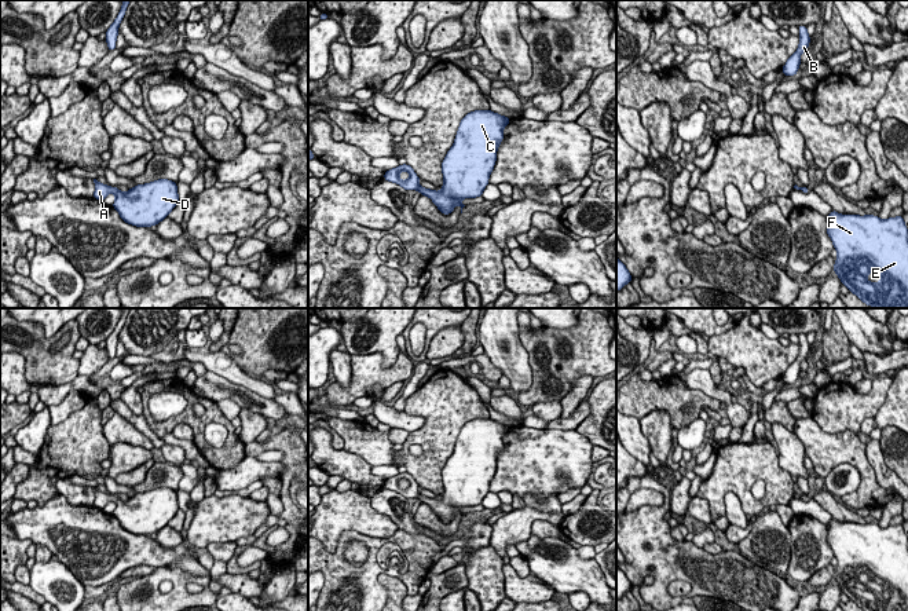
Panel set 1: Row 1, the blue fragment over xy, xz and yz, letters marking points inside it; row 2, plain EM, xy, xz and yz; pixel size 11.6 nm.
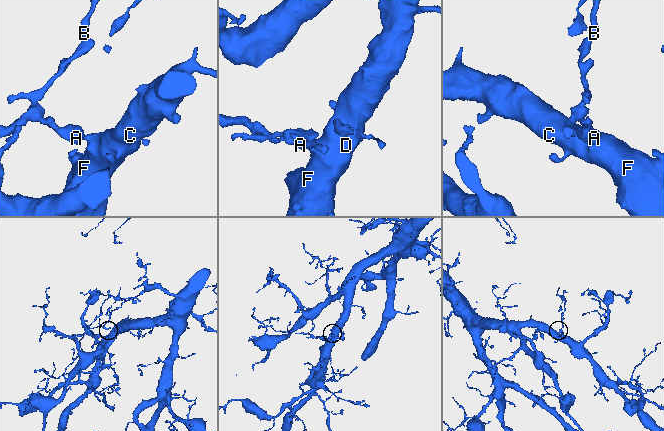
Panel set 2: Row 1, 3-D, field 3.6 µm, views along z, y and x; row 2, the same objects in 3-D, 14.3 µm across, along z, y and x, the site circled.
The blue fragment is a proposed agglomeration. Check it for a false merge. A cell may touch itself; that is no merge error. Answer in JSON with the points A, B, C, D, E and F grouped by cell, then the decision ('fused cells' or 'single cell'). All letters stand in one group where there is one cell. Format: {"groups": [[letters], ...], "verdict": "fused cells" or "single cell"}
{"groups": [["A", "B", "C", "D", "E", "F"]], "verdict": "single cell"}

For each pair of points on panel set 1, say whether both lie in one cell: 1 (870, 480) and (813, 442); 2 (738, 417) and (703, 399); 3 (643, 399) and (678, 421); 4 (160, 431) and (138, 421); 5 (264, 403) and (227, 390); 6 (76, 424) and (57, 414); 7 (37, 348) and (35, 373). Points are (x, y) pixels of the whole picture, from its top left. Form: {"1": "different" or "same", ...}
{"1": "same", "2": "different", "3": "same", "4": "different", "5": "same", "6": "different", "7": "same"}

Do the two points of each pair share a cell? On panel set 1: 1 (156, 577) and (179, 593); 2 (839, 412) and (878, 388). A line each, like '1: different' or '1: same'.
1: same
2: same

